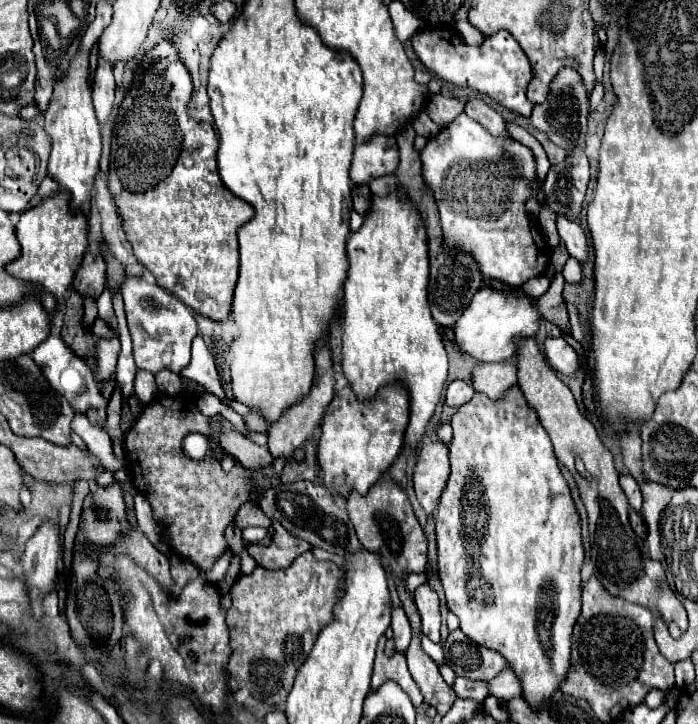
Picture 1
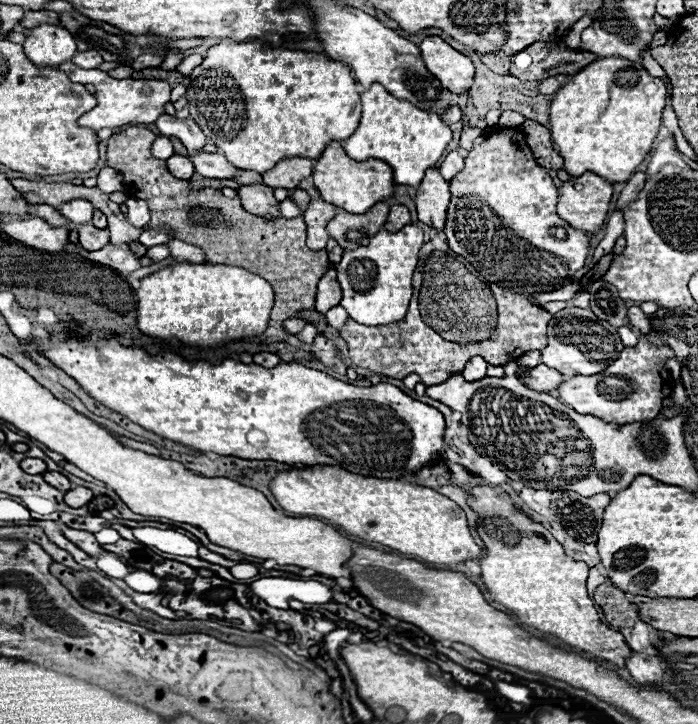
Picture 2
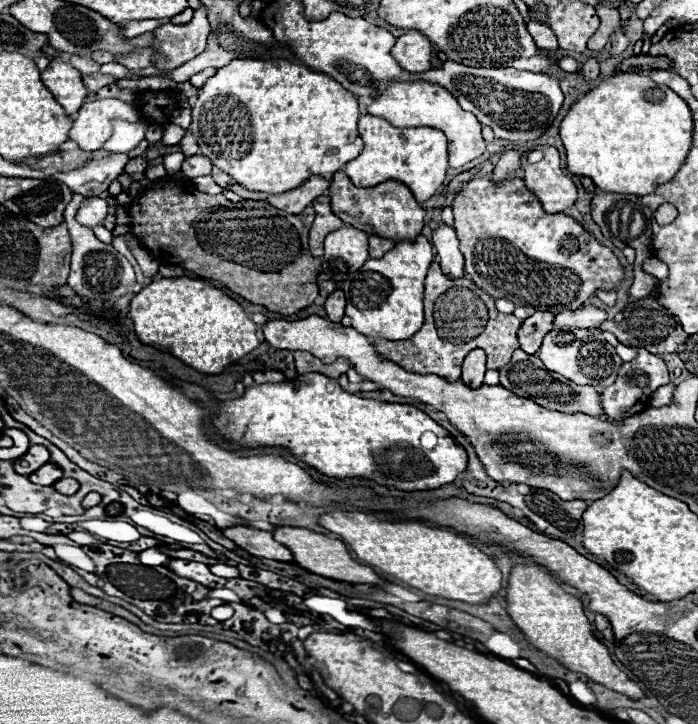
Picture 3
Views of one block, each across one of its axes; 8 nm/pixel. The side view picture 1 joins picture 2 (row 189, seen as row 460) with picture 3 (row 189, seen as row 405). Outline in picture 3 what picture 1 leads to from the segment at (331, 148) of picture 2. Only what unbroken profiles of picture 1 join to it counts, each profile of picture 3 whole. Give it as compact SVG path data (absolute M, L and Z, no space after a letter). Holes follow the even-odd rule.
M340 170L334 174L330 184L330 200L332 200L332 212L340 220L380 238L390 238L394 242L404 242L404 240L414 242L424 228L426 210L416 202L412 192L402 182L396 180L382 182L380 186L372 188L356 188L350 182L350 178Z

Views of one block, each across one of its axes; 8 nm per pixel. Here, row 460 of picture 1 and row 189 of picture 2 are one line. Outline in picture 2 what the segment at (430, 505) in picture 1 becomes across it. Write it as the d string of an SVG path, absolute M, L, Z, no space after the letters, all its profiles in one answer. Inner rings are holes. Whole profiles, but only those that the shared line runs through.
M428 168L416 194L418 220L442 228L446 222L446 208L450 202L450 182L442 178L438 168Z

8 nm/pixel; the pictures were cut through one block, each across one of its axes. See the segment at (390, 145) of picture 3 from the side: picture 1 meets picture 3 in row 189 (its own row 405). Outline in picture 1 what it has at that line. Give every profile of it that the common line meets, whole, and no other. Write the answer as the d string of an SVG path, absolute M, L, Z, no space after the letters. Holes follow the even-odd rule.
M392 192L390 196L386 198L378 198L374 196L374 202L372 202L372 208L368 212L368 216L364 218L364 224L360 226L358 232L350 232L348 236L348 246L346 246L346 252L348 252L348 258L350 258L350 268L348 268L348 278L344 282L344 322L342 322L342 328L344 328L344 334L342 334L342 354L344 354L344 360L342 360L342 370L344 370L344 376L348 380L348 386L352 388L356 400L360 402L370 402L376 398L378 390L382 386L390 386L390 384L400 384L408 390L408 396L410 396L410 422L408 422L408 428L406 428L406 438L404 438L404 448L414 452L418 452L420 444L422 444L422 438L426 436L426 428L428 428L428 422L436 410L436 406L440 404L442 400L442 392L444 392L444 386L446 386L446 376L448 376L448 358L446 358L446 350L444 350L444 344L442 344L442 338L440 338L440 332L438 332L438 324L434 322L432 314L430 314L430 306L428 306L428 248L426 248L426 230L424 230L424 222L420 218L420 214L416 212L416 208L406 202L398 202L396 198L396 192Z

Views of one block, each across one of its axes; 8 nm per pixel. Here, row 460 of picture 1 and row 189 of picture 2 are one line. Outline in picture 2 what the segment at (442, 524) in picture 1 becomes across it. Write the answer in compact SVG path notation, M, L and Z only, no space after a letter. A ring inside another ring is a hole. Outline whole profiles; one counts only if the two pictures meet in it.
M500 128L494 134L484 134L484 138L468 152L464 162L464 168L450 180L452 200L448 204L444 224L448 246L478 268L488 282L520 294L550 292L570 284L574 272L584 266L588 238L556 214L558 188L554 186L548 170L536 164L524 132L518 128Z

